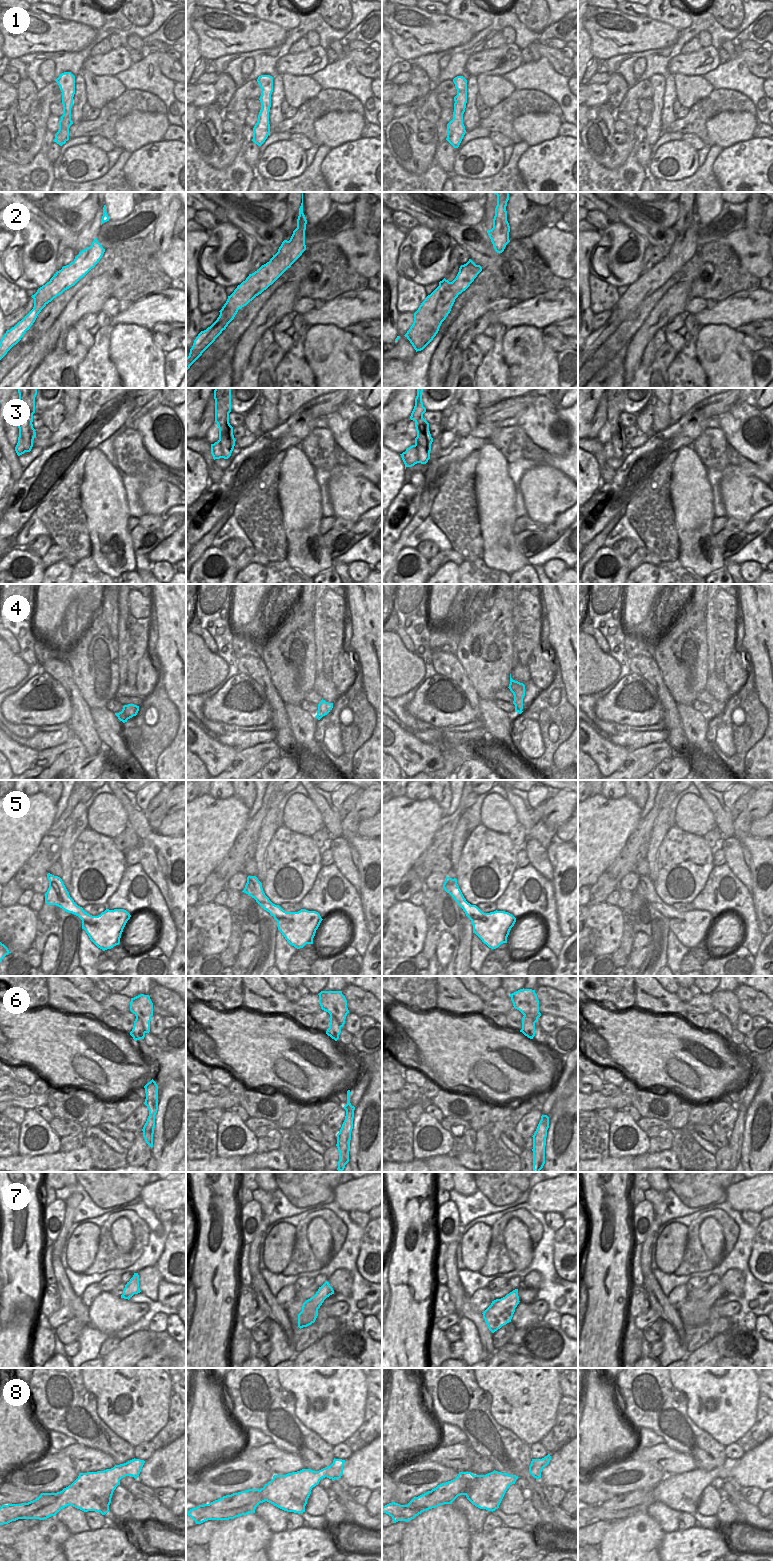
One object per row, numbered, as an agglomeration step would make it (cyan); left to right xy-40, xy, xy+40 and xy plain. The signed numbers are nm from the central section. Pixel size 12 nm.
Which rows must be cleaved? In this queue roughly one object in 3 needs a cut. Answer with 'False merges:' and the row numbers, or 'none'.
False merges: 2, 3, 6, 8

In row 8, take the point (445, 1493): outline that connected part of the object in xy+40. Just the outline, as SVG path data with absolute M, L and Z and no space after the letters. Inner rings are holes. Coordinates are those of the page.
M459 1472L458 1476L446 1483L438 1485L418 1497L414 1497L407 1505L392 1502L382 1507L382 1513L392 1517L393 1523L398 1521L410 1521L424 1511L436 1508L452 1502L460 1495L468 1492L468 1479L473 1475L471 1472Z

